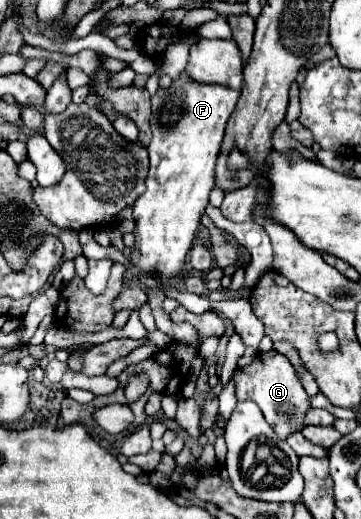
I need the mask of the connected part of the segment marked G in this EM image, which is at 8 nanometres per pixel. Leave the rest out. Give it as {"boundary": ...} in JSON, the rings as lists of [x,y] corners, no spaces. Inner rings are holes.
{"boundary":[[[269,350],[269,352],[257,352],[255,360],[243,368],[237,368],[233,372],[233,382],[235,382],[235,396],[239,402],[243,400],[253,400],[265,420],[271,424],[279,440],[285,440],[295,428],[303,426],[303,412],[309,408],[309,396],[299,382],[293,364],[287,360],[287,356]]]}

